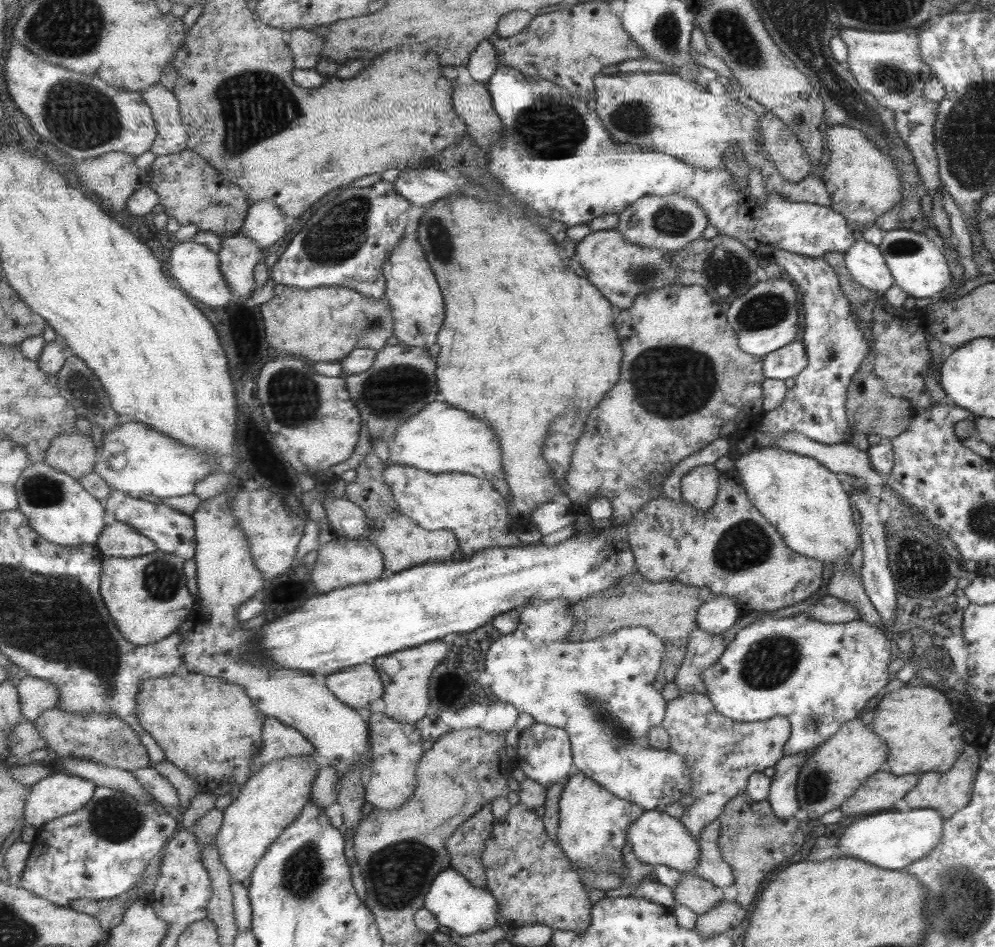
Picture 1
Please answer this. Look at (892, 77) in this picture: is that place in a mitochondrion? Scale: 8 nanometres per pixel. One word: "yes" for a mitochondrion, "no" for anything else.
yes

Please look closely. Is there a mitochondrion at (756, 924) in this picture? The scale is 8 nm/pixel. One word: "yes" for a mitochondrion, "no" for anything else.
no

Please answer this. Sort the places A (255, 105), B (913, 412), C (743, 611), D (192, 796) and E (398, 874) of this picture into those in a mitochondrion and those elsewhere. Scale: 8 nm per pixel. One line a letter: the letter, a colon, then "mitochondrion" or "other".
A: mitochondrion
B: other
C: other
D: other
E: mitochondrion

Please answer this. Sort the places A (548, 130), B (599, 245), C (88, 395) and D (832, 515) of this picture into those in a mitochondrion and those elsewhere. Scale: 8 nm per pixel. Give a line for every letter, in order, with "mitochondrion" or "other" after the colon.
A: mitochondrion
B: other
C: mitochondrion
D: other

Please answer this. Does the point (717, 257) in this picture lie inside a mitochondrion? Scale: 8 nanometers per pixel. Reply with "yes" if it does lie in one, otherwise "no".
yes

